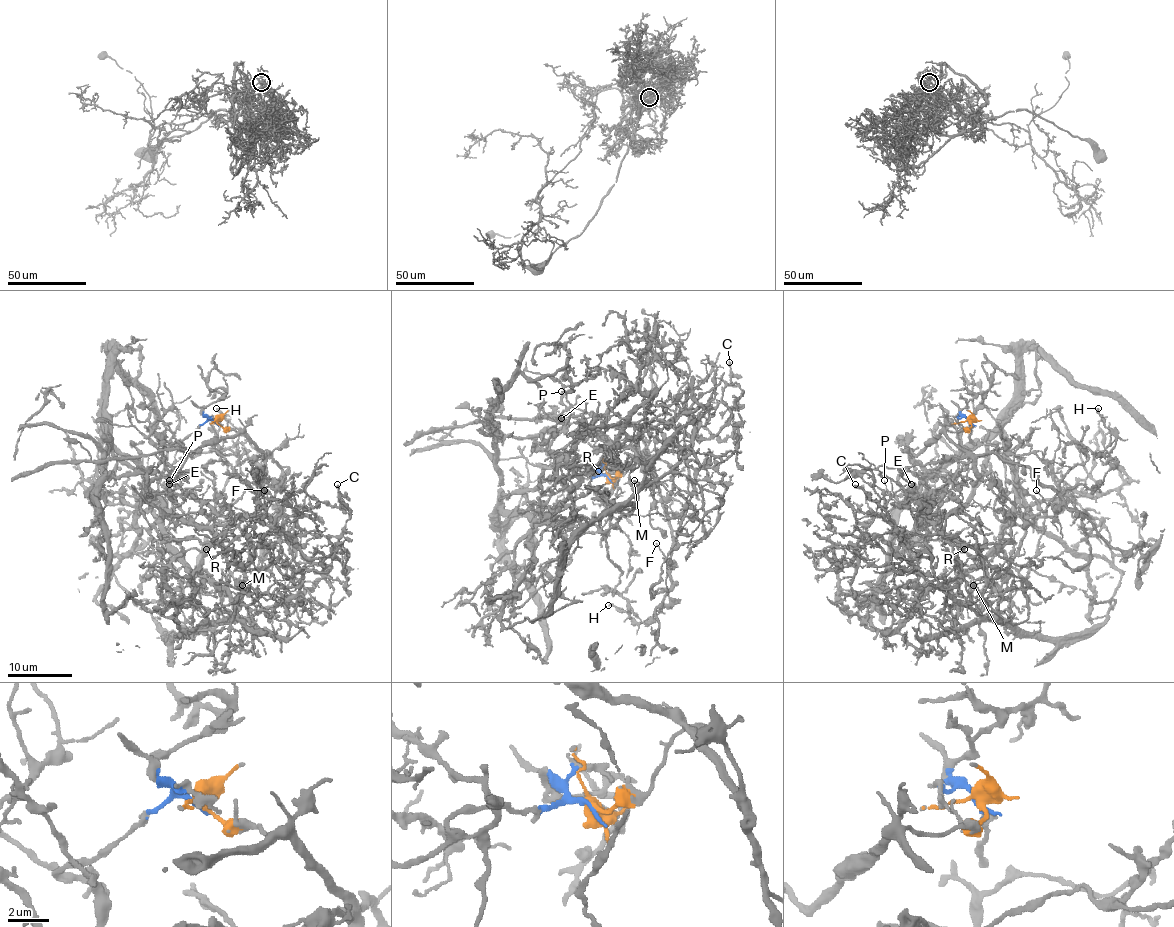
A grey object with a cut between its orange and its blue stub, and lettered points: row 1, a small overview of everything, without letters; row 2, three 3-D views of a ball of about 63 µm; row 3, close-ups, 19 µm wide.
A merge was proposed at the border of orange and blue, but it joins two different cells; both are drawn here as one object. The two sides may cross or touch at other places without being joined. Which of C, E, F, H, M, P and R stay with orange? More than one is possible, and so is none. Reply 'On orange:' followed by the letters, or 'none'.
On orange: F

